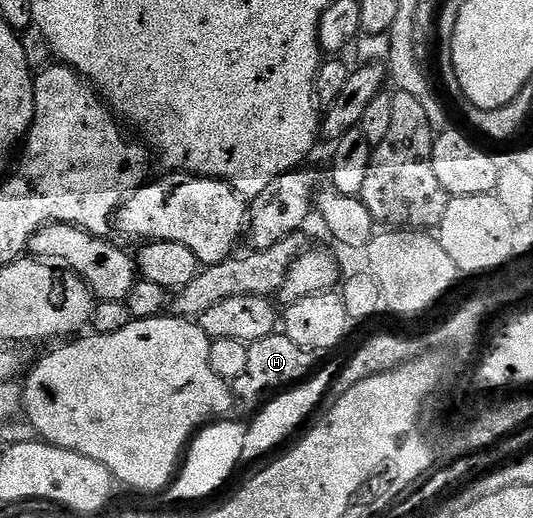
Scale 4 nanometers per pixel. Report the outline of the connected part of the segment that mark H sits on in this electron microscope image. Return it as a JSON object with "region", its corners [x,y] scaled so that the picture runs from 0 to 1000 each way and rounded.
{"region":[[[529,641],[507,645],[469,662],[463,678],[467,680],[463,707],[456,722],[445,726],[445,734],[437,739],[439,782],[452,797],[463,799],[462,803],[492,792],[503,776],[510,776],[529,757],[561,745],[593,712],[593,685],[550,664],[550,656],[542,656],[542,649]]]}

